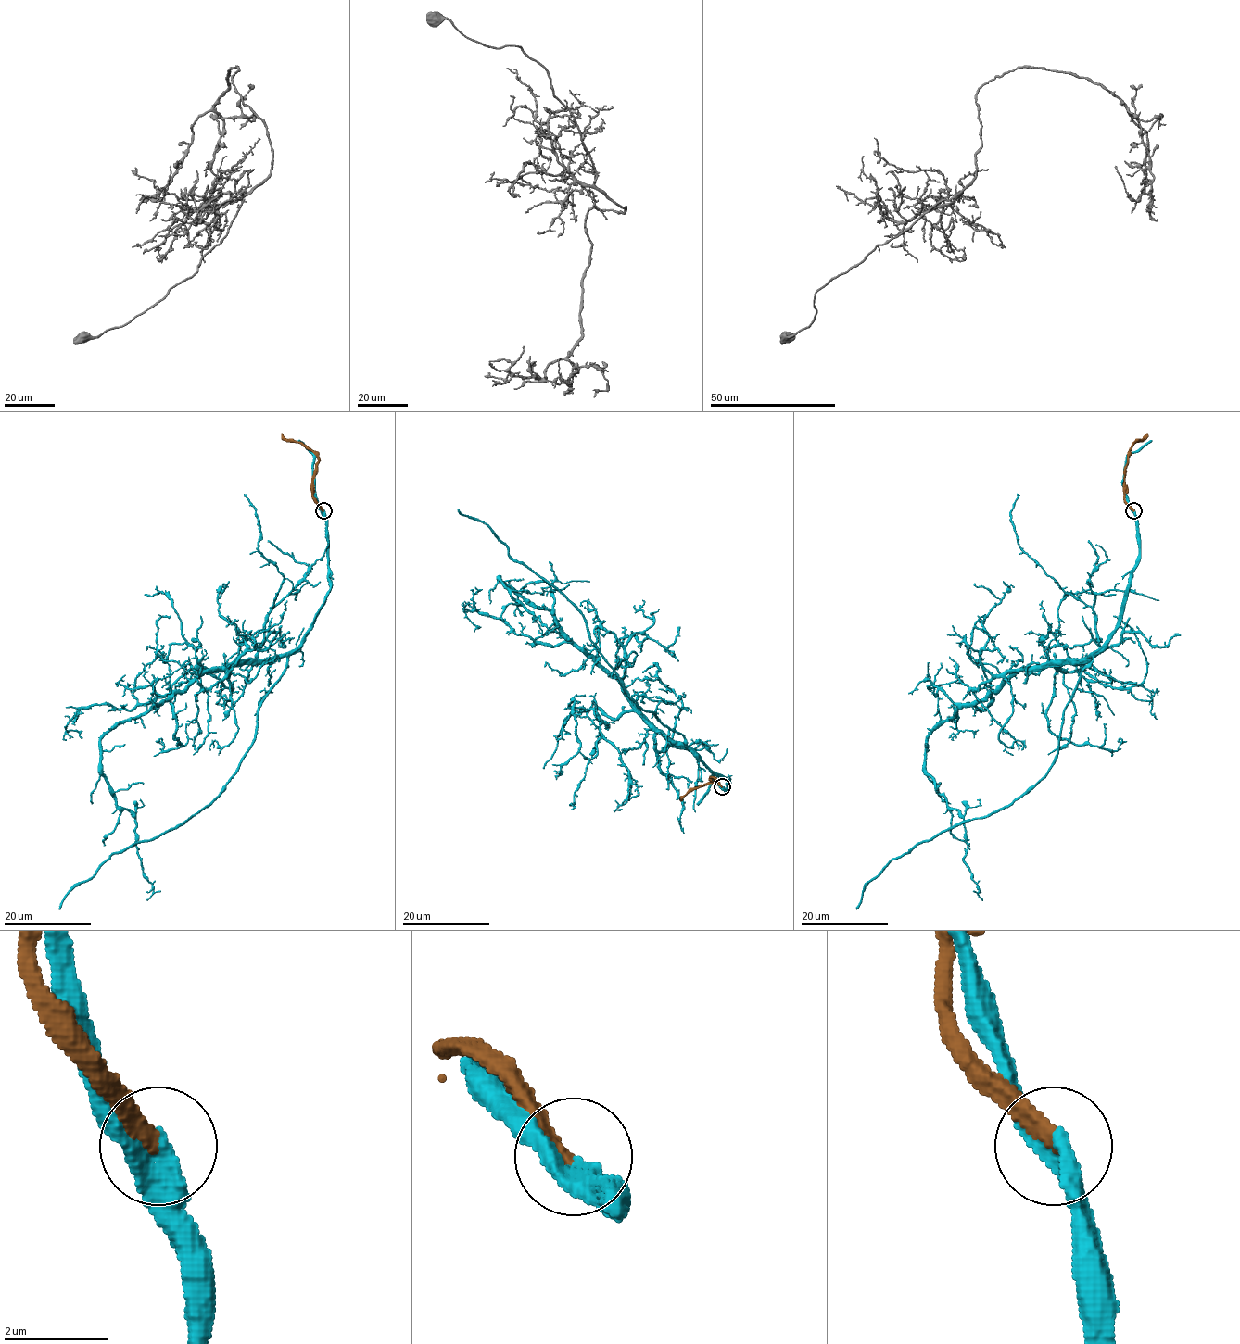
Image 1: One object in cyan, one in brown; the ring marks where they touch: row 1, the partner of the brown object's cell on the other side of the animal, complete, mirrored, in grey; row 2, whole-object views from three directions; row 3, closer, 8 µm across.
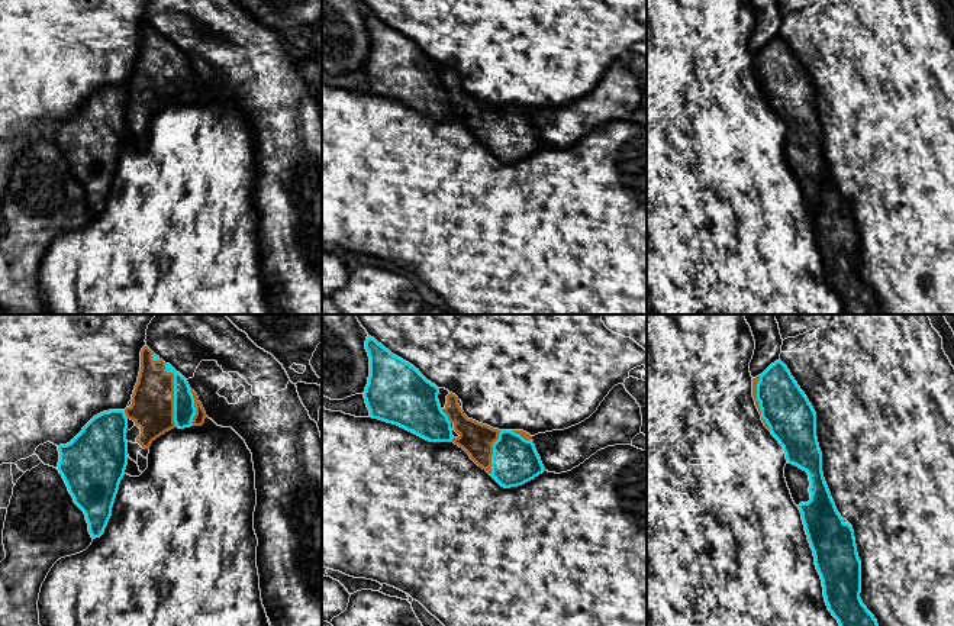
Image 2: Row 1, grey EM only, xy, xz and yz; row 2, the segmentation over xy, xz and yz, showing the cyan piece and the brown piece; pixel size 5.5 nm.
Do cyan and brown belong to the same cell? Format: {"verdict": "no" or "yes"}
{"verdict": "no"}

